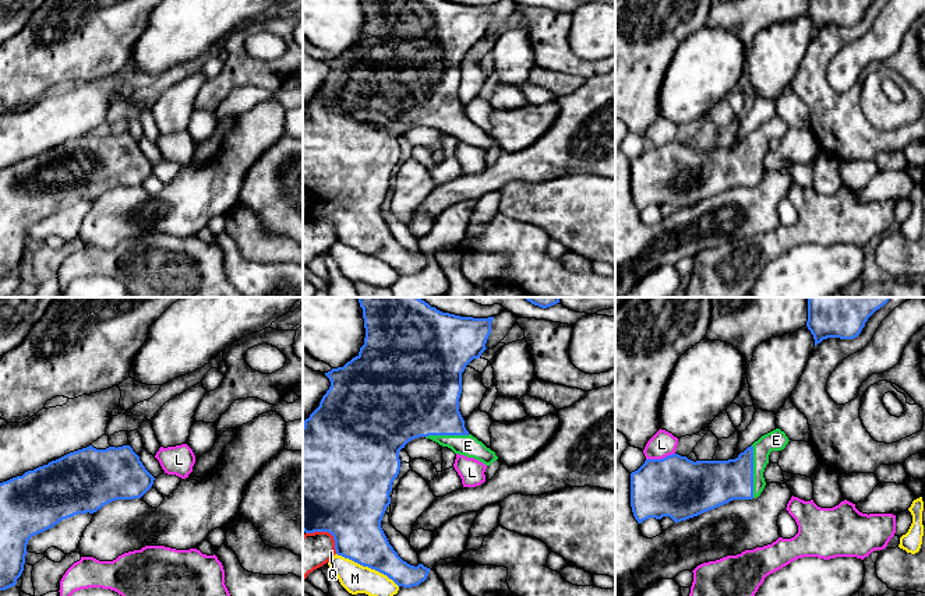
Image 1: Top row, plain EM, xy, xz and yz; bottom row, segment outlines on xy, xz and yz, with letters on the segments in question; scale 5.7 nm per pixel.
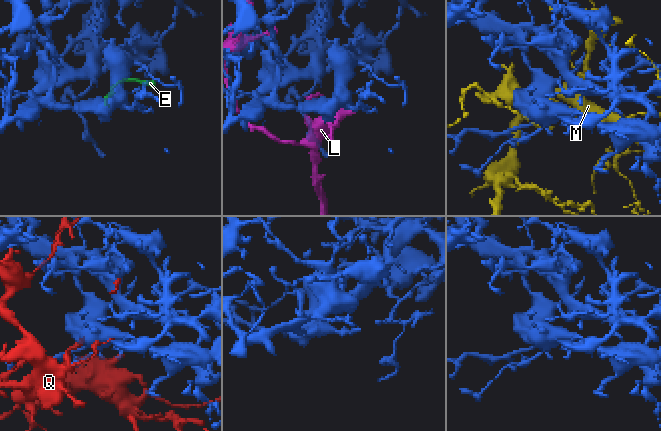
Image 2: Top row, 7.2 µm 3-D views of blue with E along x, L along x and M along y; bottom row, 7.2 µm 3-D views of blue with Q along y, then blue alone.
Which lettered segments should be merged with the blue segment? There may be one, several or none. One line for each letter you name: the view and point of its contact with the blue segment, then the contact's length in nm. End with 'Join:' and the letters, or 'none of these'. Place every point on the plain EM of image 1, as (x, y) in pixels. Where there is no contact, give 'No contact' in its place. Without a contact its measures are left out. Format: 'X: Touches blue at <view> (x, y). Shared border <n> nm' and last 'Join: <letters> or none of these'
E: Touches blue at yz (752, 159). Shared border 300 nm
Join: E

